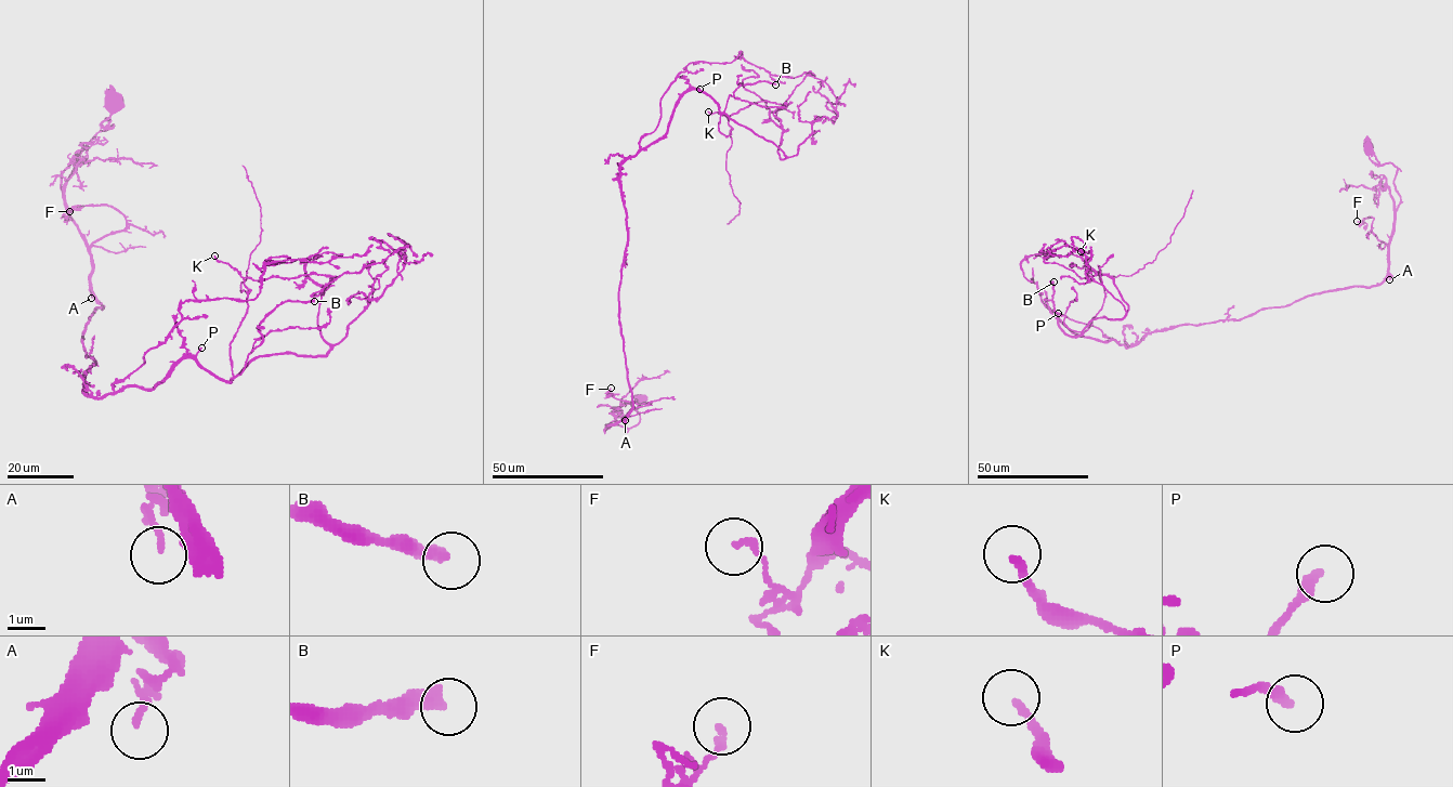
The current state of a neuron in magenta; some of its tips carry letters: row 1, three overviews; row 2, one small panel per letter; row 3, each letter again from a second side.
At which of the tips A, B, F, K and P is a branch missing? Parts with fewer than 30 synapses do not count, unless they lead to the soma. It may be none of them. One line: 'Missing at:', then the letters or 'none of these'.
Missing at: B, K

